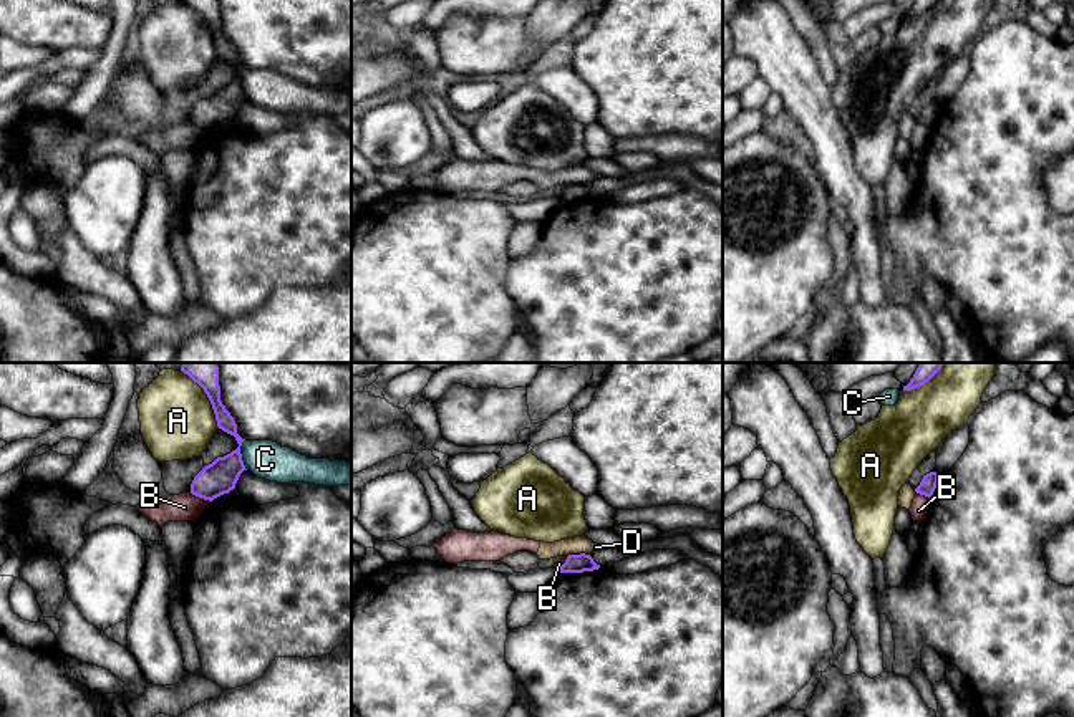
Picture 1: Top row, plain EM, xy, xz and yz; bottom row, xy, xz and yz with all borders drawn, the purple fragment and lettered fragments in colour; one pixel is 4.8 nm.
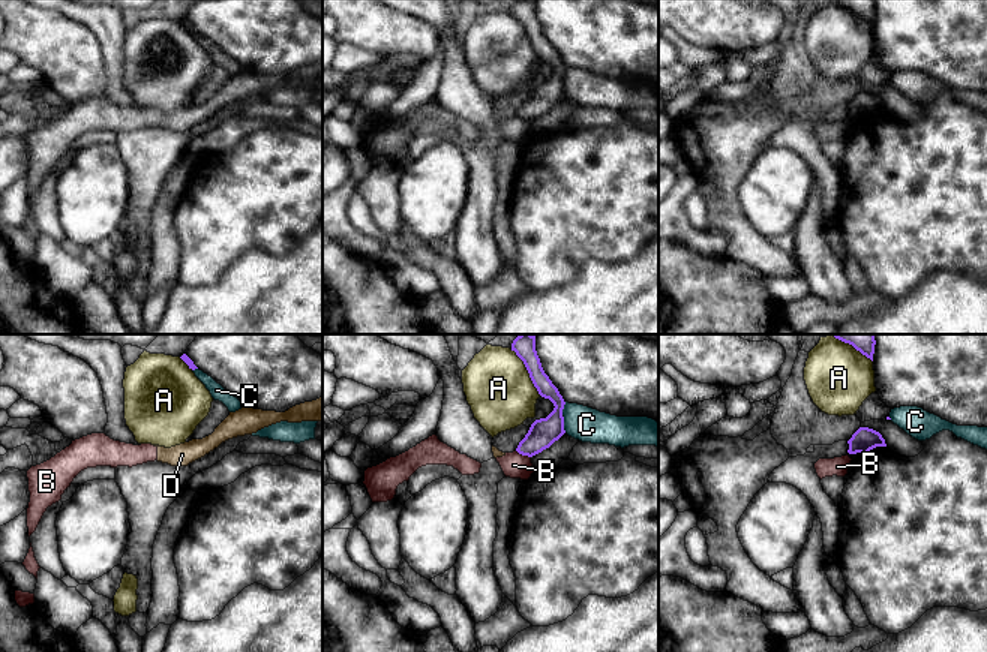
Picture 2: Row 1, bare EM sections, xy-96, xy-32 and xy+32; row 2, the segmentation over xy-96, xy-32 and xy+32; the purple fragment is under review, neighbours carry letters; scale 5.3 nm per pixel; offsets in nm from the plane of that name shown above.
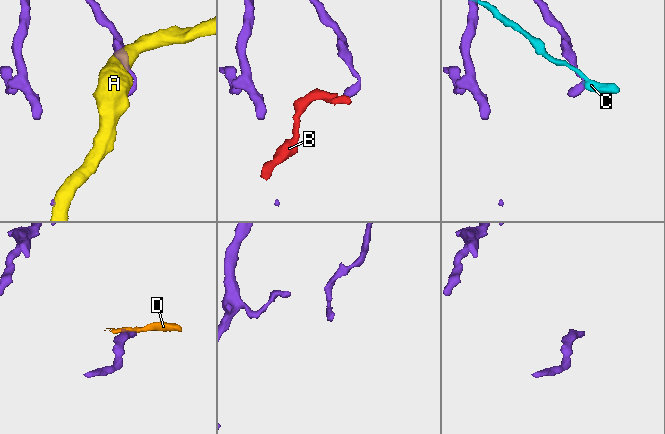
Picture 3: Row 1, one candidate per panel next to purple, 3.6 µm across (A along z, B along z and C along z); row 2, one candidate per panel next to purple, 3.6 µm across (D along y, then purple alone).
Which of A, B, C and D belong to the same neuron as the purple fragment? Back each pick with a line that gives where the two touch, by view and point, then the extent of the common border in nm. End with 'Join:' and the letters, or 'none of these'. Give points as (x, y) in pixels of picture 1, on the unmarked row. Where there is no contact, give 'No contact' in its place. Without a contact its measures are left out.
Join: none of these

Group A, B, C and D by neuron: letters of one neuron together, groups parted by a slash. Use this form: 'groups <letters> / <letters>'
groups A / B D / C

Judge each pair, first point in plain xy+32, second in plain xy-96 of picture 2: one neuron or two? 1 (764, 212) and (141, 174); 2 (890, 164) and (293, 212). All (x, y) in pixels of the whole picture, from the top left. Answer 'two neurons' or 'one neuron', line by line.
1: two neurons
2: one neuron

